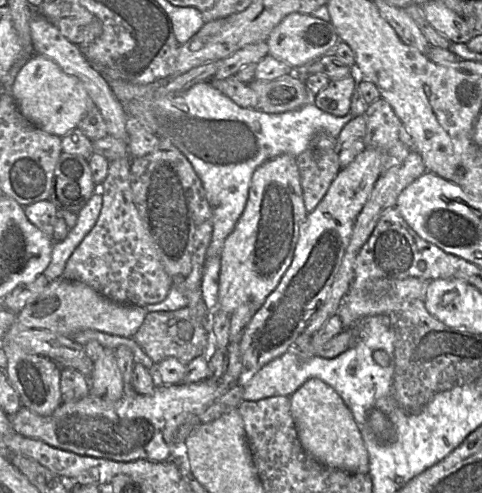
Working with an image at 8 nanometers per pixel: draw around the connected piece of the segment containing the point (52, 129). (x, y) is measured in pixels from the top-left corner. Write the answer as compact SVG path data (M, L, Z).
M42 55L32 56L22 67L10 93L29 122L59 137L77 128L88 110L96 107L78 78L66 74L55 62Z

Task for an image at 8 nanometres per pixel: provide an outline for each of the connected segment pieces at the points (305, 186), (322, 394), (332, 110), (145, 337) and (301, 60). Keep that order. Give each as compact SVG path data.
M310 146L295 159L299 170L304 207L308 215L323 199L341 170L338 153L322 151Z
M310 378L289 398L298 438L309 456L328 468L369 474L369 454L359 427L348 406L331 386Z
M352 76L330 80L326 89L313 96L313 104L324 113L345 117L350 113L351 98L356 88Z
M187 307L172 312L149 313L133 339L155 364L167 358L175 358L187 365L193 359L204 356L210 349L210 335L208 331L198 317Z
M293 12L281 20L265 42L271 56L283 61L294 70L328 52L332 52L339 41L339 36L331 22L318 19L313 15Z

